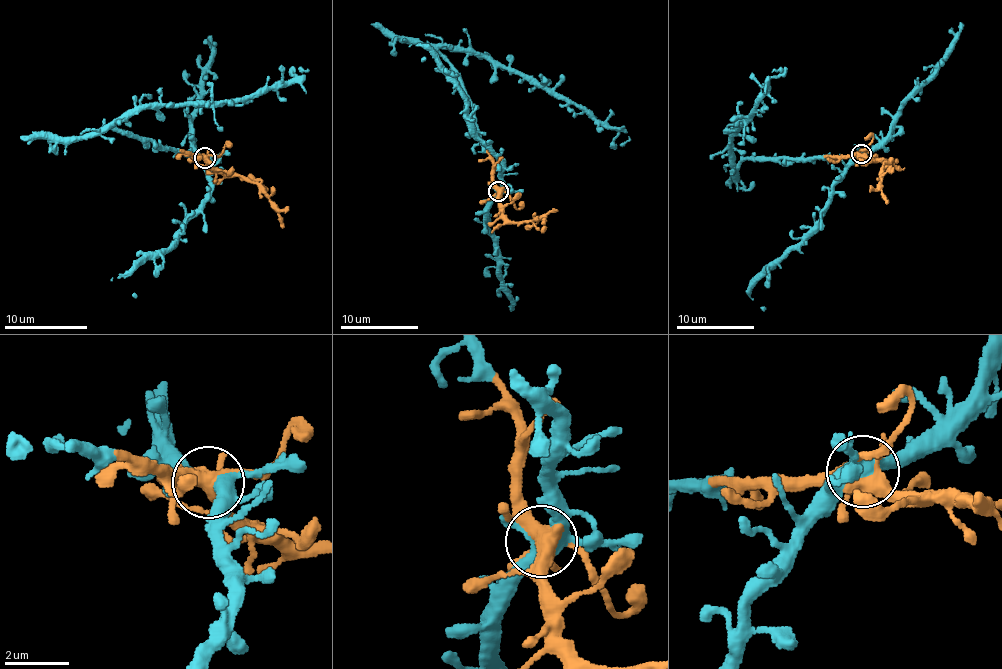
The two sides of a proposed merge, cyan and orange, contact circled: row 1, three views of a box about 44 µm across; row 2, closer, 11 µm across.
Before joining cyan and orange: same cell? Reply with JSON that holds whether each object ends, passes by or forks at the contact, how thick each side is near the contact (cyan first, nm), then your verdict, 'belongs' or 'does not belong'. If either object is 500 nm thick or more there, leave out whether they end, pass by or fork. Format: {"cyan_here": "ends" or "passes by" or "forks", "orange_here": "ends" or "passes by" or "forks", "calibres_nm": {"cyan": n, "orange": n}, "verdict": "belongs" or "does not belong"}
{"cyan_here": "forks", "orange_here": "forks", "calibres_nm": {"cyan": 380, "orange": 440}, "verdict": "belongs"}

